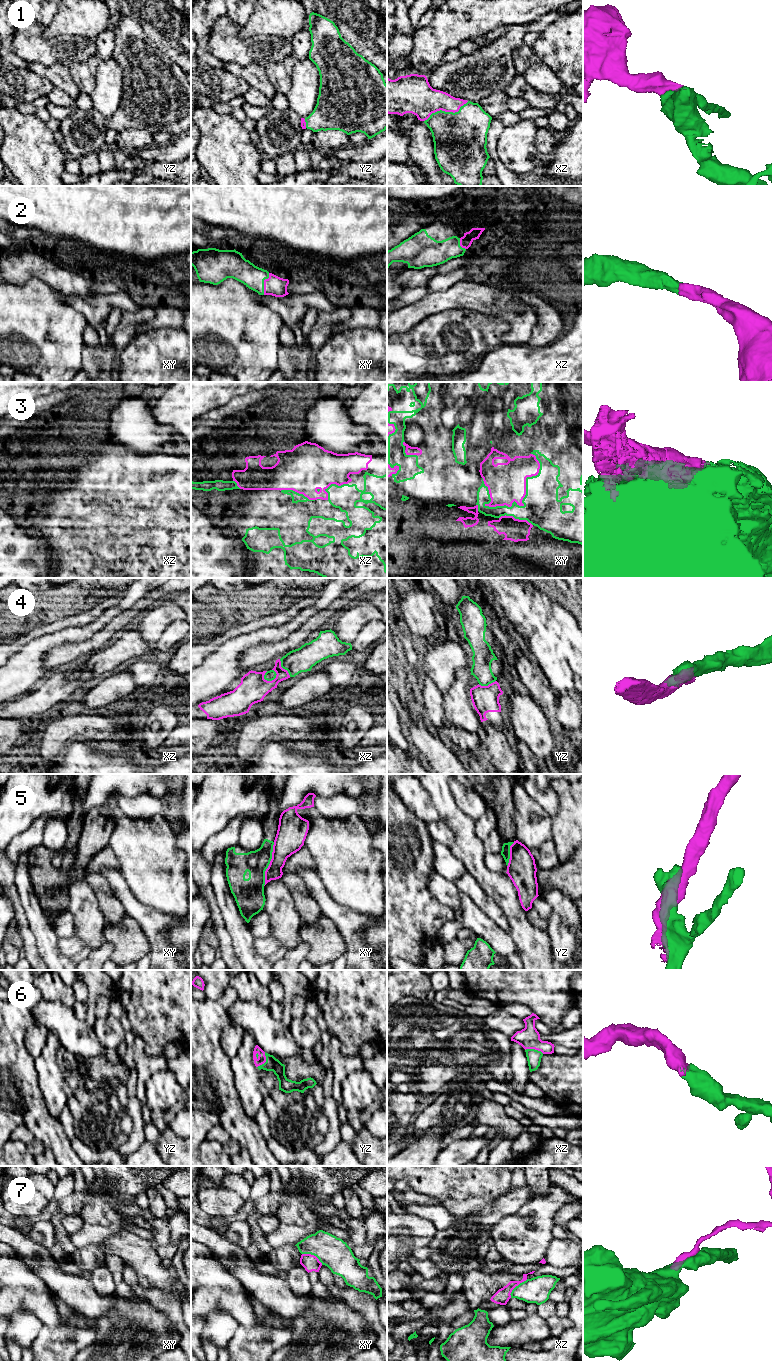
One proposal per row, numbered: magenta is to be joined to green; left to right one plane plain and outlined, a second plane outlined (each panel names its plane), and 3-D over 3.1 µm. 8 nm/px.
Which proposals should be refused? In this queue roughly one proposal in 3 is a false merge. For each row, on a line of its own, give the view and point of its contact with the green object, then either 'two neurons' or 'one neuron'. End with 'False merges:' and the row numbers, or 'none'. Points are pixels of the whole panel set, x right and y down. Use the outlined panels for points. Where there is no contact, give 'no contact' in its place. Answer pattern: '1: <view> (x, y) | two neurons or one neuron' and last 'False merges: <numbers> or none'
1: xz (446, 112) | one neuron
2: xy (263, 283) | one neuron
3: xy (525, 496) | one neuron
4: xz (274, 678) | two neurons
5: xy (269, 863) | two neurons
6: yz (266, 1061) | one neuron
7: xz (516, 1286) | two neurons
False merges: 4, 5, 7

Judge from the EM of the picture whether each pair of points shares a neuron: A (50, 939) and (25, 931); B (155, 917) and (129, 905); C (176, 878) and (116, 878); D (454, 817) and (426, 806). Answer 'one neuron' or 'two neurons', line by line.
A: two neurons
B: one neuron
C: two neurons
D: two neurons

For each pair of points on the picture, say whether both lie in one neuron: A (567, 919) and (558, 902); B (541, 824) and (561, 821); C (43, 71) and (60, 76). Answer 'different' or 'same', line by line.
A: same
B: different
C: same

